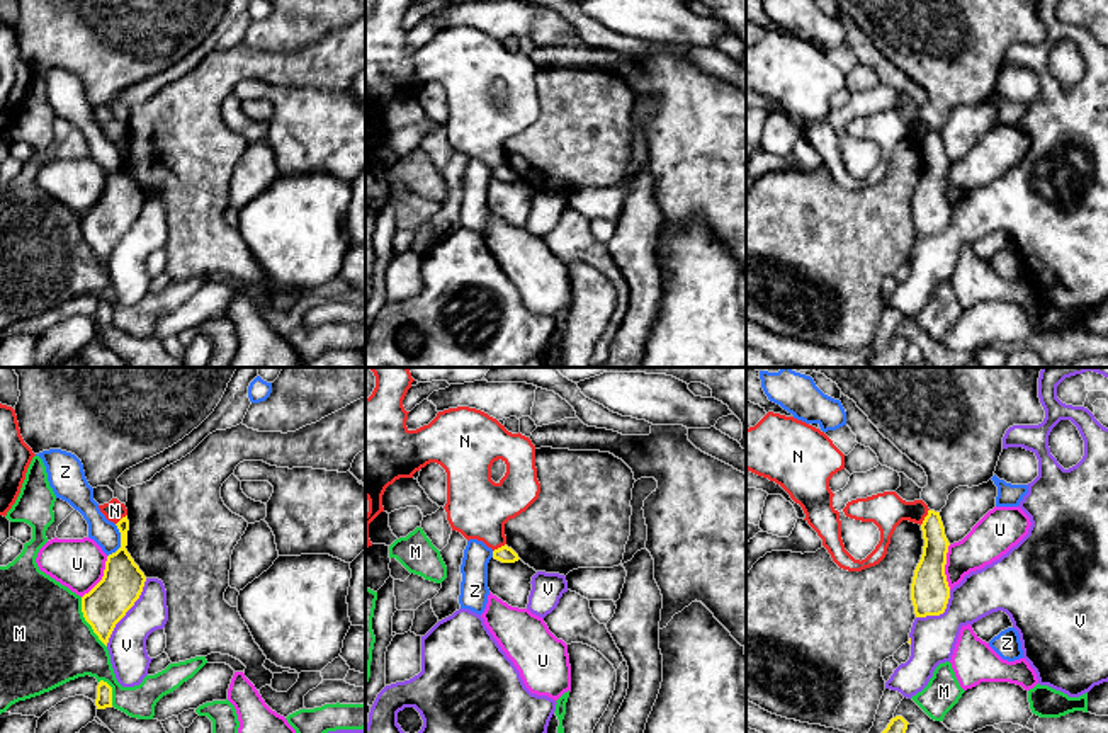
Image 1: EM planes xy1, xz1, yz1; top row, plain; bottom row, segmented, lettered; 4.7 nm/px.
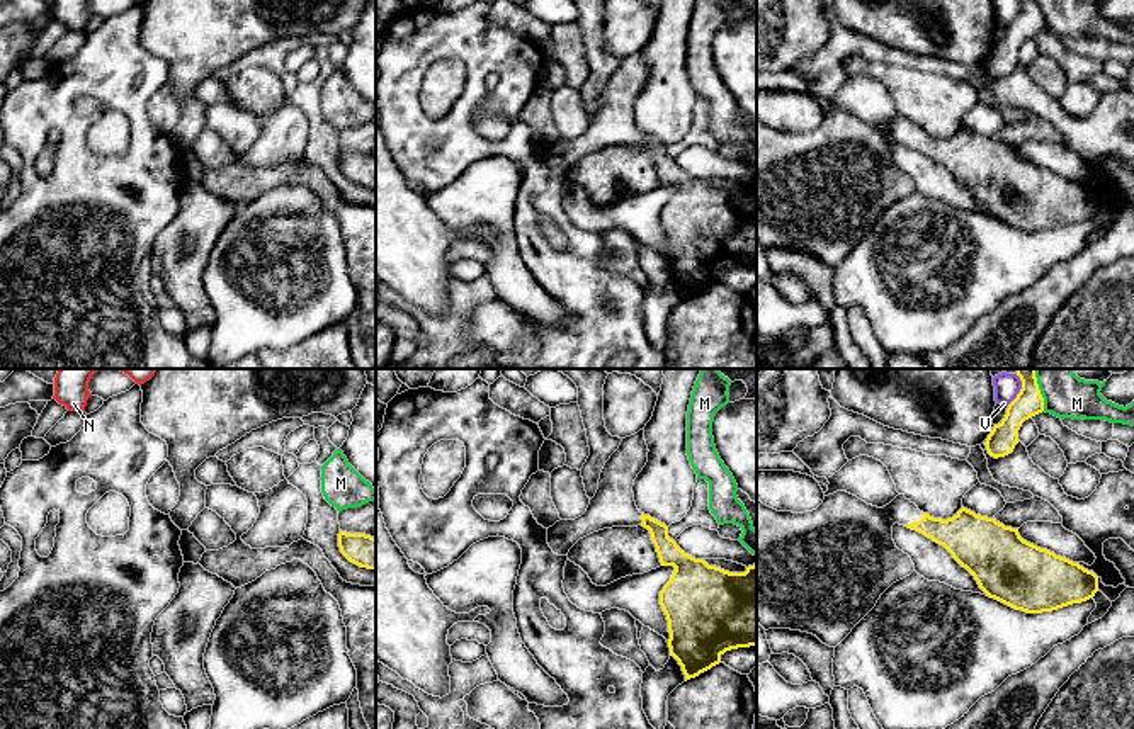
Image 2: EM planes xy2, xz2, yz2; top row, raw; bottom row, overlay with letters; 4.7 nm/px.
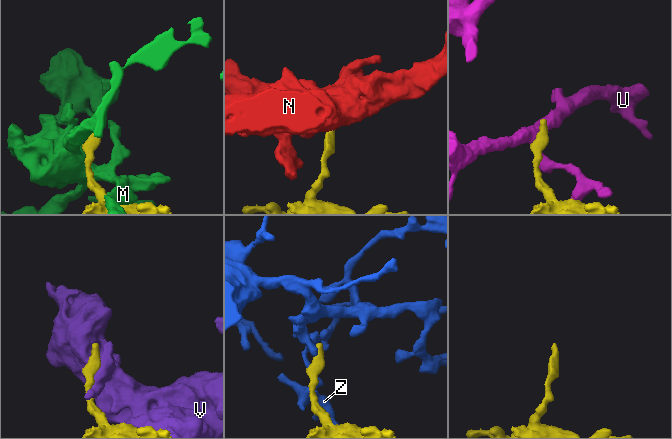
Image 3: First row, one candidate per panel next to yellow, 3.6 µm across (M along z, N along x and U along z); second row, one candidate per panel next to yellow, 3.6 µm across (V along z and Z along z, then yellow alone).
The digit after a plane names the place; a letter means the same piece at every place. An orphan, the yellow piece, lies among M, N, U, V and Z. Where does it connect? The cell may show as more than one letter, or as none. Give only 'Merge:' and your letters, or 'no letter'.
Merge: no letter

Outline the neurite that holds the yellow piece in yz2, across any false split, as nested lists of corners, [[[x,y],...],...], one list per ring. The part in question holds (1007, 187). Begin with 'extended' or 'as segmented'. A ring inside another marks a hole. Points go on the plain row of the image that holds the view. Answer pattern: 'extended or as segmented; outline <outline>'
extended; outline [[[847,110],[825,116],[823,122],[804,133],[777,131],[757,119],[757,241],[765,248],[791,248],[816,255],[823,263],[836,267],[852,248],[876,226],[881,214],[896,201],[910,195],[915,184],[893,160],[893,144],[899,143],[944,165],[966,187],[986,216],[1027,233],[1052,231],[1081,223],[1098,211],[1098,195],[1078,182],[1040,168],[995,138],[961,127],[952,138],[933,138],[915,122],[898,114],[889,124],[877,127]]]

